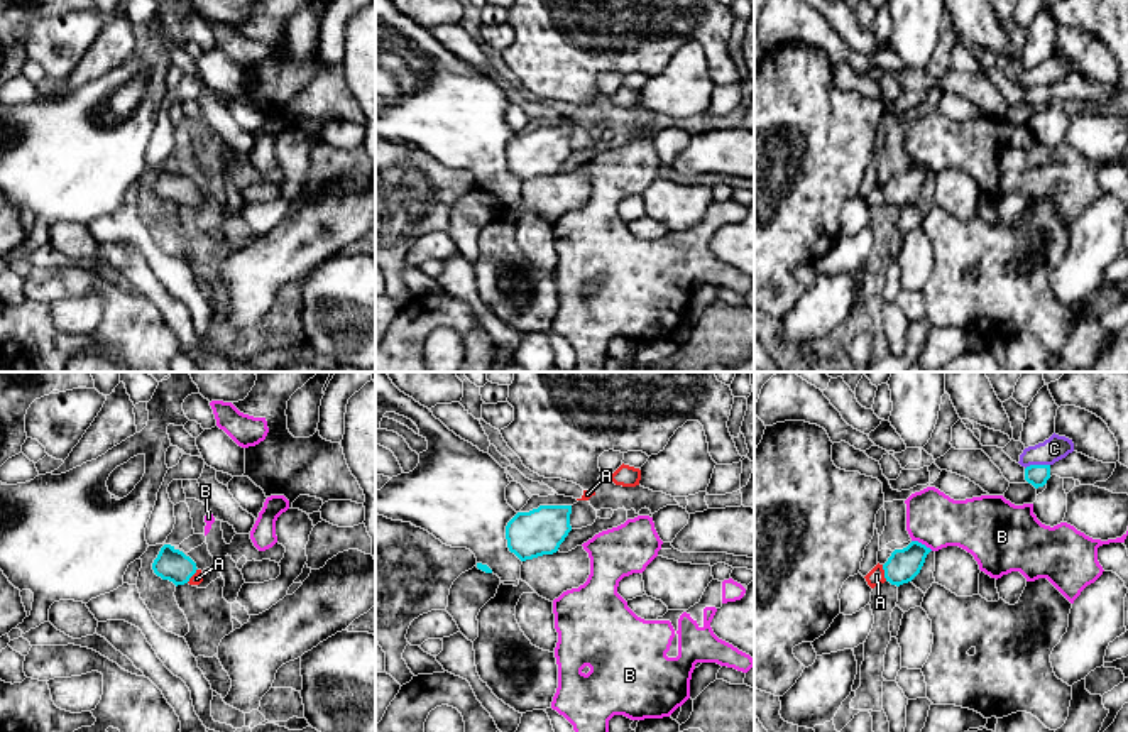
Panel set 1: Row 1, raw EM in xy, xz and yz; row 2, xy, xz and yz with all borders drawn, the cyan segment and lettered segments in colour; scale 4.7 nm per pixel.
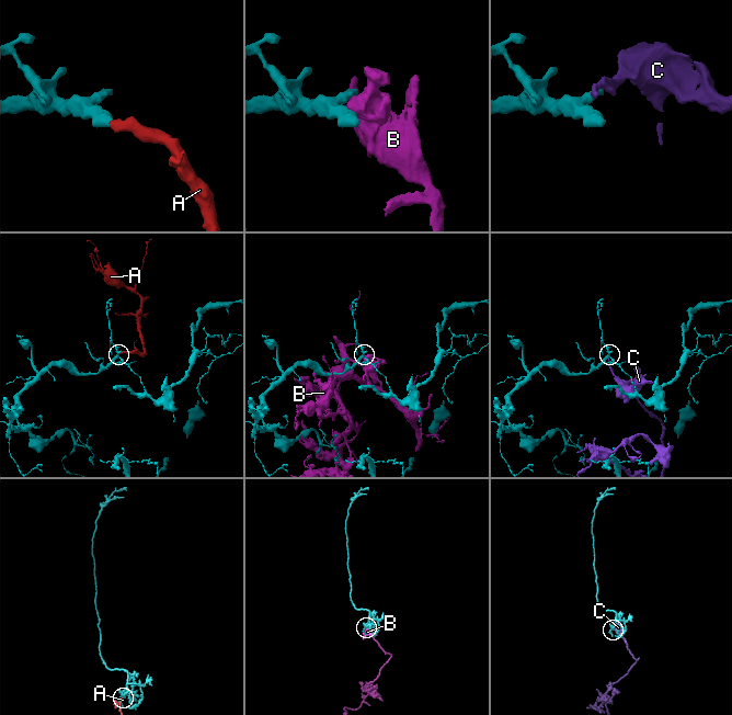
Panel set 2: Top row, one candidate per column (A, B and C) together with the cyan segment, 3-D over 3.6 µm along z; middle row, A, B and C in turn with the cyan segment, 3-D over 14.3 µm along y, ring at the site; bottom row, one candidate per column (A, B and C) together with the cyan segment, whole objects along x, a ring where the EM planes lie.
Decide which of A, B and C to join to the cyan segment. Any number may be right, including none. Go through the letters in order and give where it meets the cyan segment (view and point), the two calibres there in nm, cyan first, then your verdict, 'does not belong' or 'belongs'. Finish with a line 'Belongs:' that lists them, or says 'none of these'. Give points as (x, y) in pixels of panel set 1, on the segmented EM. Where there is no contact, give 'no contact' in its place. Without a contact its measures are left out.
A: contact yz (885, 573); calibres 160 and 80 nm; belongs
B: contact yz (922, 545); calibres 160 and 260 nm; does not belong
C: contact yz (1037, 465); calibres 100 and 120 nm; does not belong
Belongs: A

